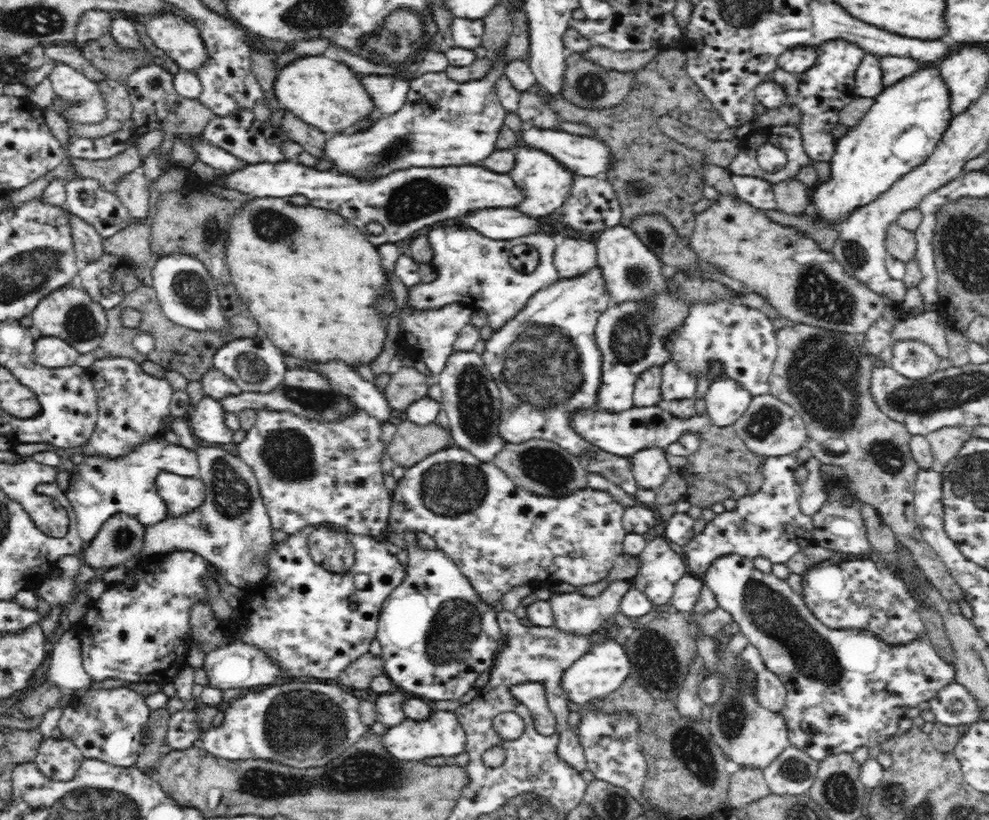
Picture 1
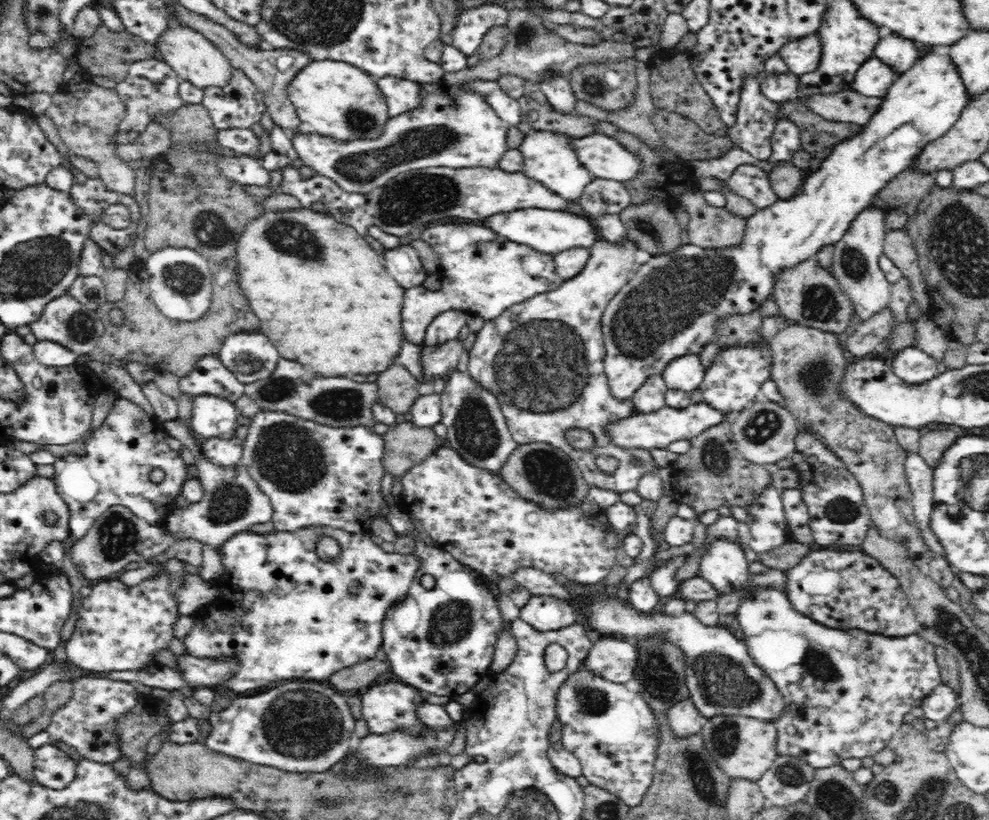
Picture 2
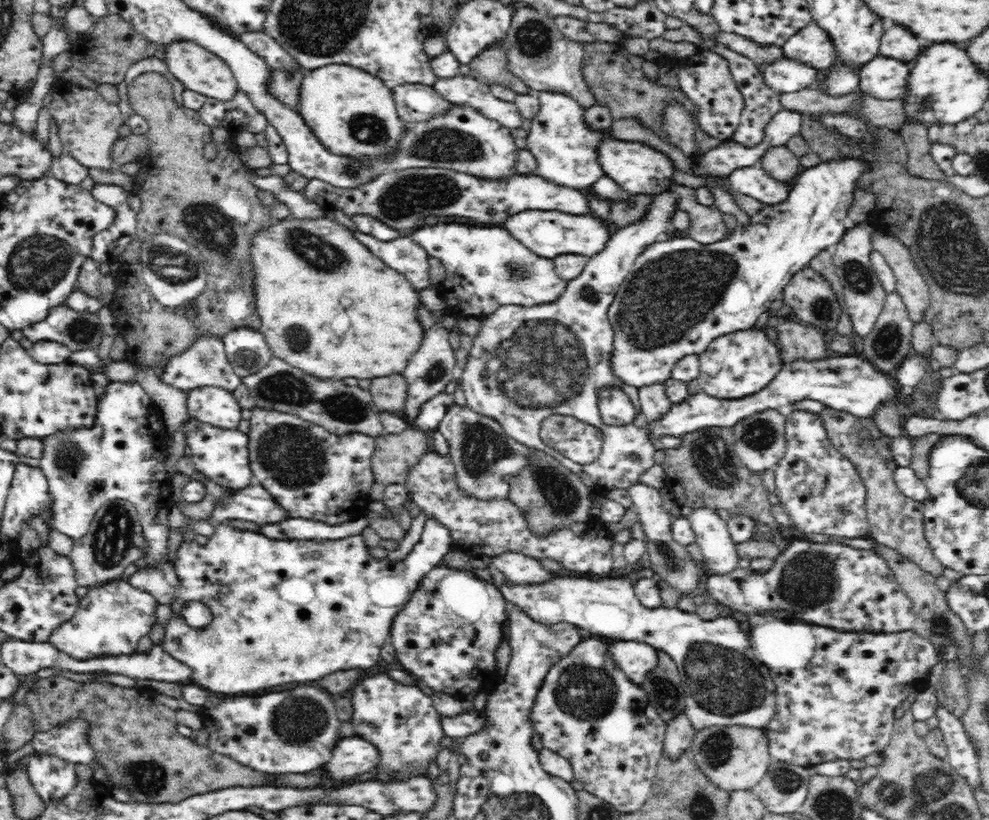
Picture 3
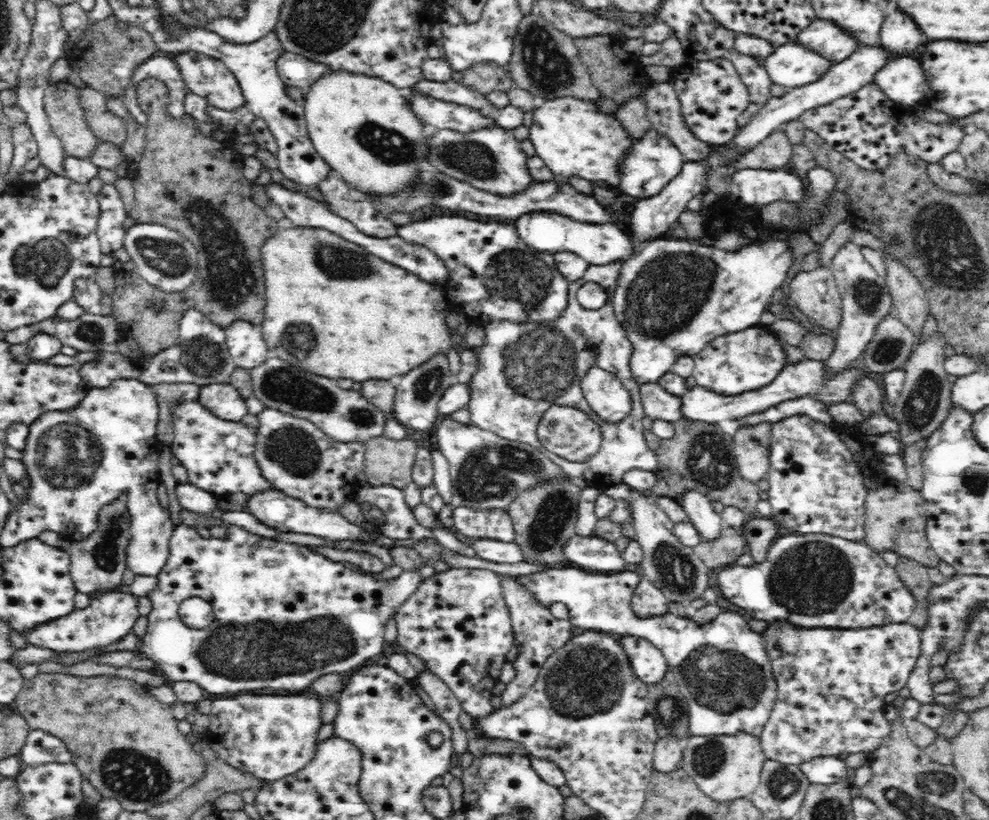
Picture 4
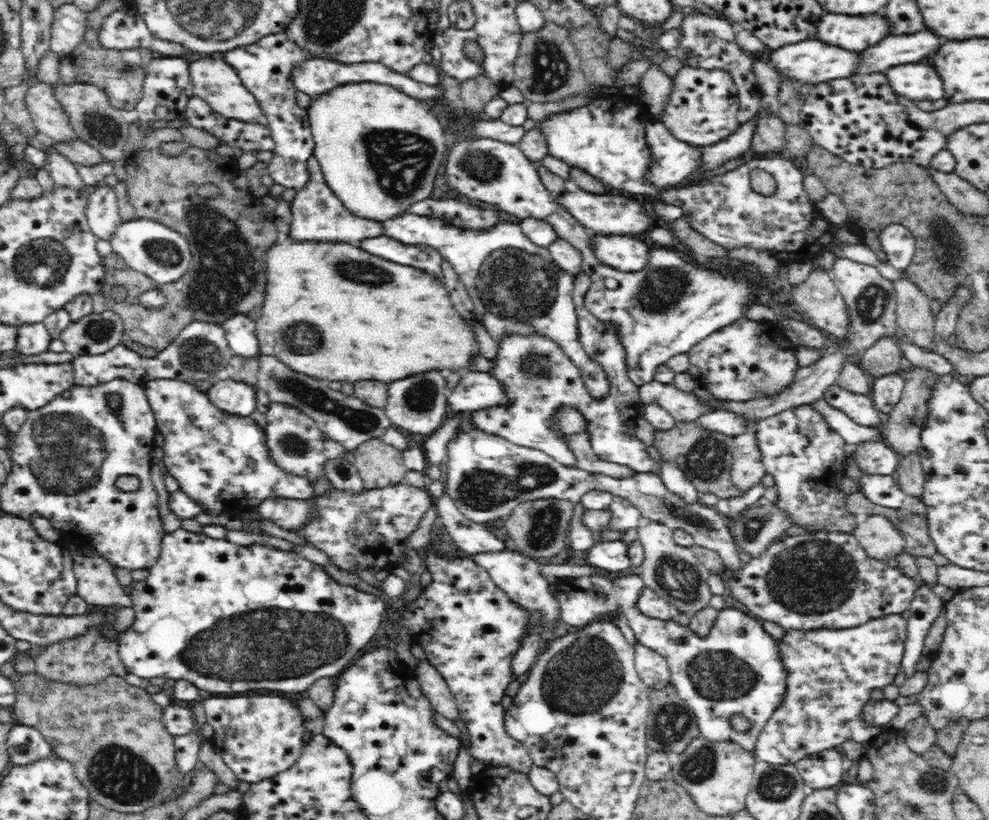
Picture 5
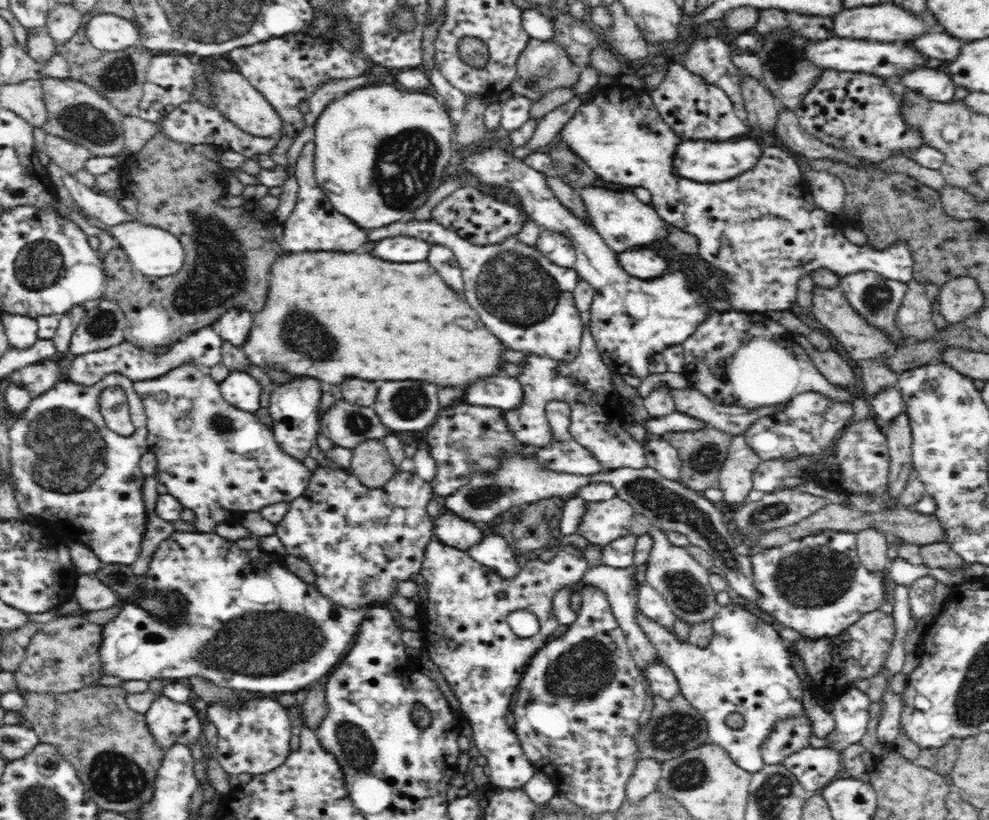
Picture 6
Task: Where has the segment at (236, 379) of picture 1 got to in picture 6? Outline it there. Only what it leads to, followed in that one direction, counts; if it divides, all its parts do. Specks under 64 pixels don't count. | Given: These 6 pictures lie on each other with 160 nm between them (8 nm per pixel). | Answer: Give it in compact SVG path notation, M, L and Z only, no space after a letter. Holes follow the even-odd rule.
M231 309L211 327L224 341L240 347L248 338L253 326L253 314L245 309Z

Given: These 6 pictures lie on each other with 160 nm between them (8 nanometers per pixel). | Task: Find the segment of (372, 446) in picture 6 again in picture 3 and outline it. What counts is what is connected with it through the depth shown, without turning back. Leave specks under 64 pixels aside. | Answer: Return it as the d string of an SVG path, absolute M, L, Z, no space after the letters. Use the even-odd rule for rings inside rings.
M411 425L400 434L384 433L375 437L372 474L380 484L405 484L409 470L432 450L428 432Z

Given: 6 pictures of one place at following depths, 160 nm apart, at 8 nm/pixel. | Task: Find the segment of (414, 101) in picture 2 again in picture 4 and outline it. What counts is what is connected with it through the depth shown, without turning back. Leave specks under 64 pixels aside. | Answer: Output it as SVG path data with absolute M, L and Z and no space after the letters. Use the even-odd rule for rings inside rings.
M407 94L414 114L426 124L436 128L469 132L483 127L496 127L497 122L465 104L444 102L424 95Z

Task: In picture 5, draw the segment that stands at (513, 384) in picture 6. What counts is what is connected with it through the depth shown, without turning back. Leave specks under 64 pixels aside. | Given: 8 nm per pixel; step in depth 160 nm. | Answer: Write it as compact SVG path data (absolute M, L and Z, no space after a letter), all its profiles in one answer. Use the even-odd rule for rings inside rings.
M481 371L464 373L447 398L453 412L472 413L484 407L500 406L506 401L505 387L492 375Z

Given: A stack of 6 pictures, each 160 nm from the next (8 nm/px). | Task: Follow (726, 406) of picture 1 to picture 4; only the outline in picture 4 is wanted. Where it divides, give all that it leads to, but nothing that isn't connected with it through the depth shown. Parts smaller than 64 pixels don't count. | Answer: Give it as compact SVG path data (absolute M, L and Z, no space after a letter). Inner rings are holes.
M761 325L716 337L692 358L696 359L691 374L696 384L725 397L737 396L768 386L789 364L782 341L770 327Z

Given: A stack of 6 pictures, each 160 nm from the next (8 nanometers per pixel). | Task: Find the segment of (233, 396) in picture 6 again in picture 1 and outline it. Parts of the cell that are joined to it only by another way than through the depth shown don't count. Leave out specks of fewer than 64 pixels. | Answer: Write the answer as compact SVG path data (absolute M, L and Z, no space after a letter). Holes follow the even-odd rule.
M212 397L202 398L188 413L191 434L210 442L210 444L228 444L234 434L234 420L219 400Z

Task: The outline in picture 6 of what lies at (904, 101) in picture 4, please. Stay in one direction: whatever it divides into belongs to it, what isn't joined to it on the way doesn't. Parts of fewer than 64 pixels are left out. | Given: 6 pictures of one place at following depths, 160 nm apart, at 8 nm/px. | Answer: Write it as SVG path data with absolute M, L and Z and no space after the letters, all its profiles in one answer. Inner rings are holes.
M922 68L906 73L901 80L904 80L904 86L930 100L948 102L954 98L956 86L952 86L952 78L948 78L948 74L944 72Z

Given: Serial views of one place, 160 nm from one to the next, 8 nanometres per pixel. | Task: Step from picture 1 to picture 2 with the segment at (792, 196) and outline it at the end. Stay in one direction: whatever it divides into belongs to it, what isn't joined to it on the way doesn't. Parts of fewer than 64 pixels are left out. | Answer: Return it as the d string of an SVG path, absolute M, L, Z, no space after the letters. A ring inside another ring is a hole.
M780 161L768 172L773 191L779 199L788 200L802 186L805 171L790 161Z

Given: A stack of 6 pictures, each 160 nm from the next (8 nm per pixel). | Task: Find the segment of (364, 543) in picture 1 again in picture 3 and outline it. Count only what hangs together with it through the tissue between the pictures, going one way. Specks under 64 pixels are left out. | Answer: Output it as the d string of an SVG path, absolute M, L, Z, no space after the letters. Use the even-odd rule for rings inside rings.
M427 518L422 531L422 538L420 538L418 544L414 545L402 562L388 564L386 560L382 560L382 562L372 560L372 556L368 554L368 548L364 544L362 536L352 535L342 538L342 540L324 539L323 541L271 539L267 535L256 531L237 530L230 526L216 527L214 534L209 537L207 544L204 545L200 545L195 540L182 540L176 550L176 559L171 561L176 579L180 579L180 586L178 586L176 596L168 602L172 614L170 614L170 620L164 624L164 636L160 647L162 647L162 651L170 653L174 659L182 661L182 664L186 664L190 668L190 671L192 671L192 676L190 676L191 684L199 685L211 694L246 694L246 692L256 692L256 690L266 690L266 688L272 688L272 686L280 686L280 682L284 682L284 684L314 682L314 680L320 680L320 678L324 678L332 672L373 667L378 664L378 660L381 658L380 650L382 650L384 642L388 640L393 619L414 594L421 578L424 578L424 575L428 574L433 567L437 567L444 554L451 550L451 545L449 531L440 522ZM188 600L199 600L211 608L213 619L208 626L194 629L186 624L184 617L180 616L180 610Z

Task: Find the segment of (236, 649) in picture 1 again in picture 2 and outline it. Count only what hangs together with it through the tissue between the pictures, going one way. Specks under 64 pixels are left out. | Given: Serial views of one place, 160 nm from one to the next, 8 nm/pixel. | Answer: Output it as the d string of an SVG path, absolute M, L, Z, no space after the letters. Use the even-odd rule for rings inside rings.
M176 654L176 671L191 689L209 687L218 690L236 670L238 661L234 659L196 658L188 654Z

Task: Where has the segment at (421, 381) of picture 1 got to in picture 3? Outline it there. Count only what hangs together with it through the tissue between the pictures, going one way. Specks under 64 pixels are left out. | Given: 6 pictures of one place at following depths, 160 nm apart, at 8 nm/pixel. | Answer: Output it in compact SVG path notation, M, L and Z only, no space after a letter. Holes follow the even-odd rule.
M398 373L386 378L372 378L370 388L373 404L380 412L393 413L403 410L407 400L407 380Z

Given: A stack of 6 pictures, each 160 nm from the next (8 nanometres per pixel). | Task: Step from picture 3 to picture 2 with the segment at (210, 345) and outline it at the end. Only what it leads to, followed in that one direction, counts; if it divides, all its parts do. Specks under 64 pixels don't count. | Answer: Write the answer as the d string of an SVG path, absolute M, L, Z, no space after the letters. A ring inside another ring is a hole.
M218 353L200 356L187 376L180 378L179 384L182 394L221 396L233 403L245 394L245 385L222 364Z

